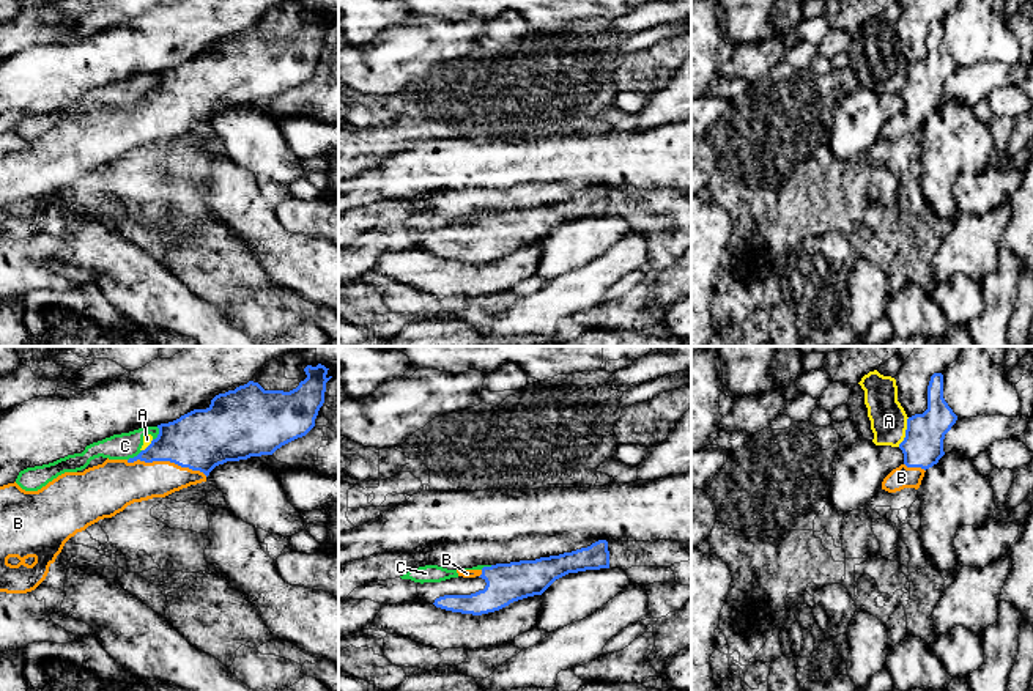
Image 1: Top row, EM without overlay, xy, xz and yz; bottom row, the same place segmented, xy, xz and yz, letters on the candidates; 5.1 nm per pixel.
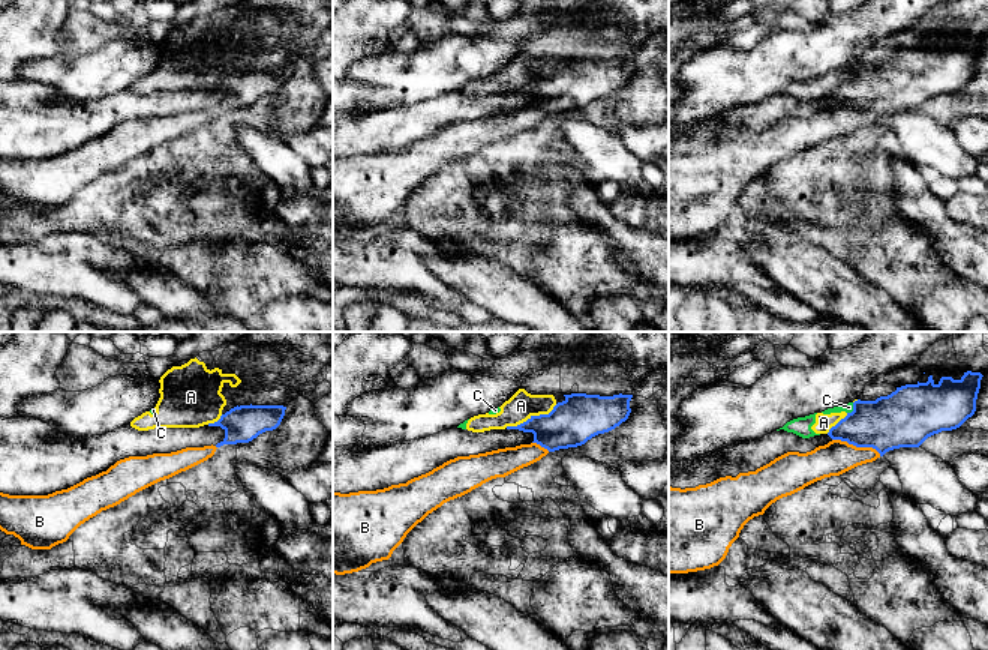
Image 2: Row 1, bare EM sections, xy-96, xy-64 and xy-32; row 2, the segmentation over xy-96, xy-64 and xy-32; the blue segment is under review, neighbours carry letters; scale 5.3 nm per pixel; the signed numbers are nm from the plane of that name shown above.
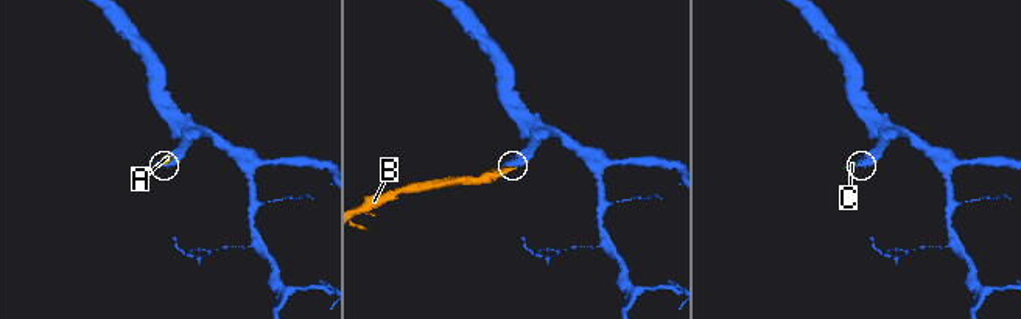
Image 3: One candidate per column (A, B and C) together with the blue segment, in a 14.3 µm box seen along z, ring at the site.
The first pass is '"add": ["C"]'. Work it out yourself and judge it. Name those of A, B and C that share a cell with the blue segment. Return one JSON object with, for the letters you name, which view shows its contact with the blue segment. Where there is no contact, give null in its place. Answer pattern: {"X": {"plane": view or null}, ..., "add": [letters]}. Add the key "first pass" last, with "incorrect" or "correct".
{"B": {"plane": "xy"}, "add": ["B"], "first pass": "incorrect"}

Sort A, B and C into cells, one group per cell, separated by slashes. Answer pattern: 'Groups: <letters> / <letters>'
Groups: A C / B

